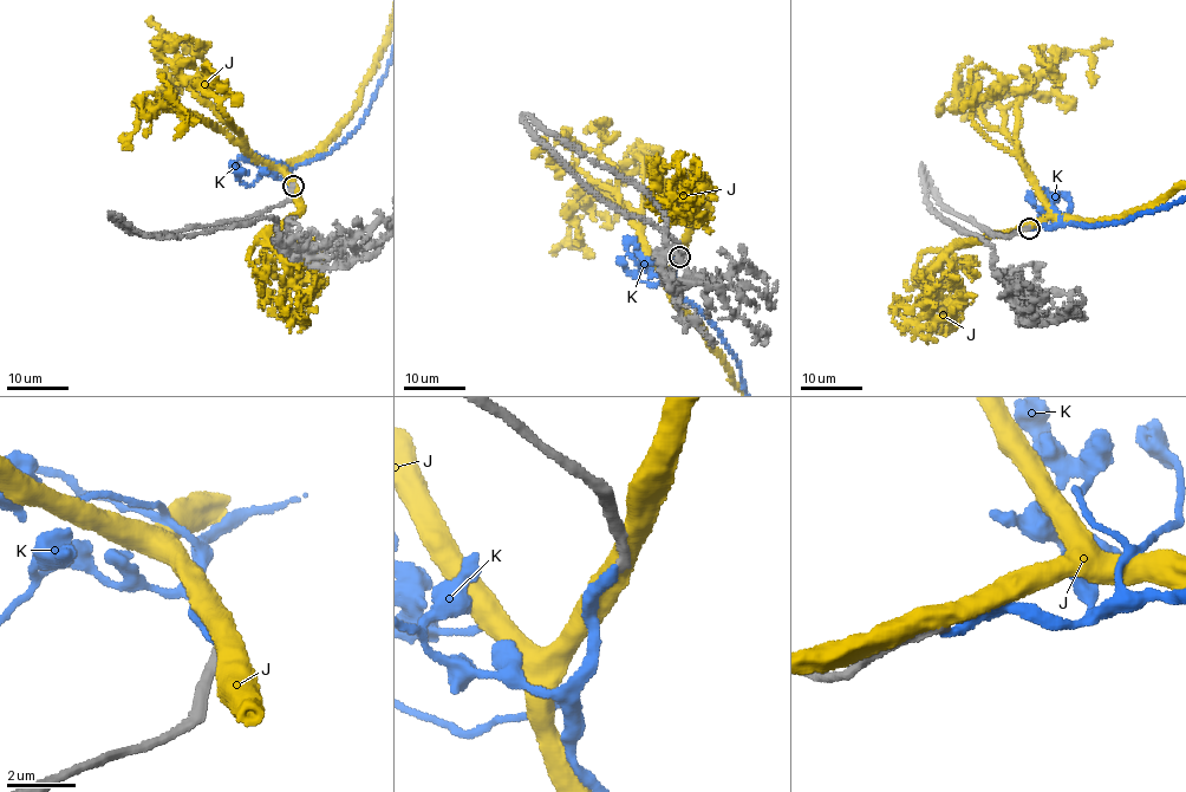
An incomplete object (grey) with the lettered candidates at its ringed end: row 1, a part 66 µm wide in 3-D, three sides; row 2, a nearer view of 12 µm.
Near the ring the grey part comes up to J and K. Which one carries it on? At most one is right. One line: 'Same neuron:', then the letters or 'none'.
Same neuron: none

